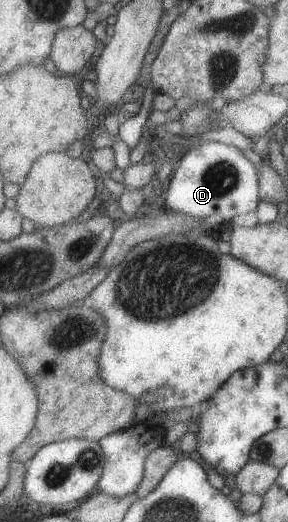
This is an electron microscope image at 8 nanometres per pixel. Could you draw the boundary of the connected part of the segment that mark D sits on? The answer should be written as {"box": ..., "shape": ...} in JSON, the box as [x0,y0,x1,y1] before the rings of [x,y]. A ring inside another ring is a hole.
{"box":[164,142,259,225],"shape":[[[198,142],[176,162],[168,183],[164,208],[181,211],[195,220],[206,220],[210,225],[231,221],[235,215],[255,211],[259,202],[257,165],[252,164],[238,148],[222,142]]]}

